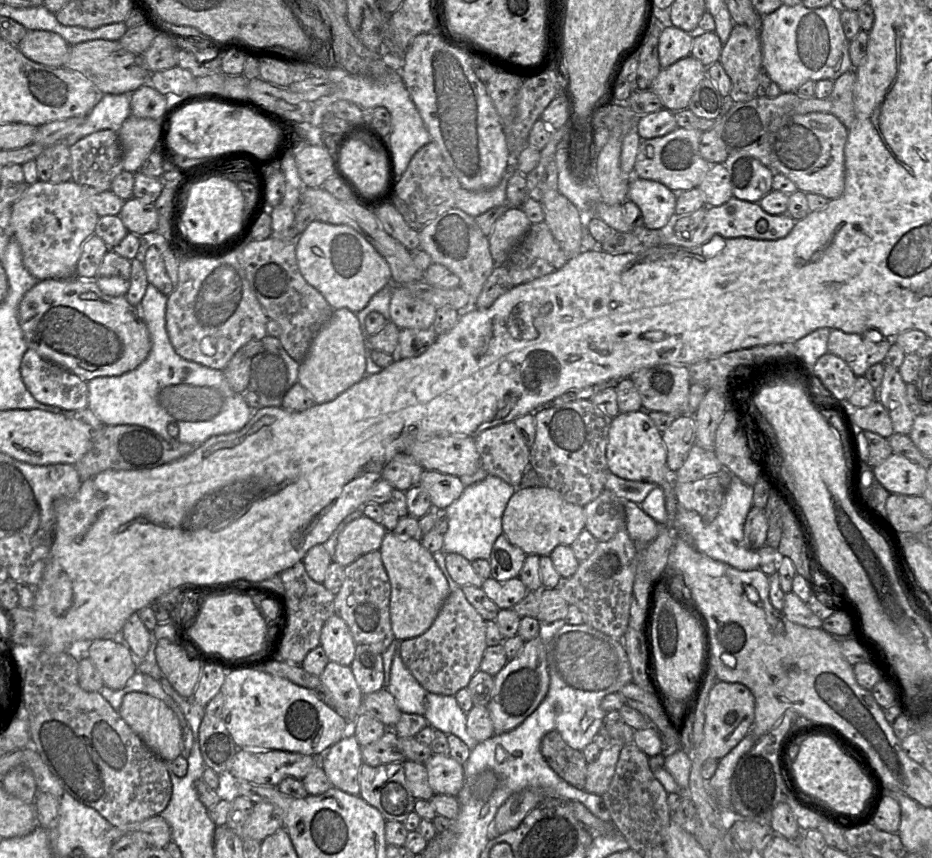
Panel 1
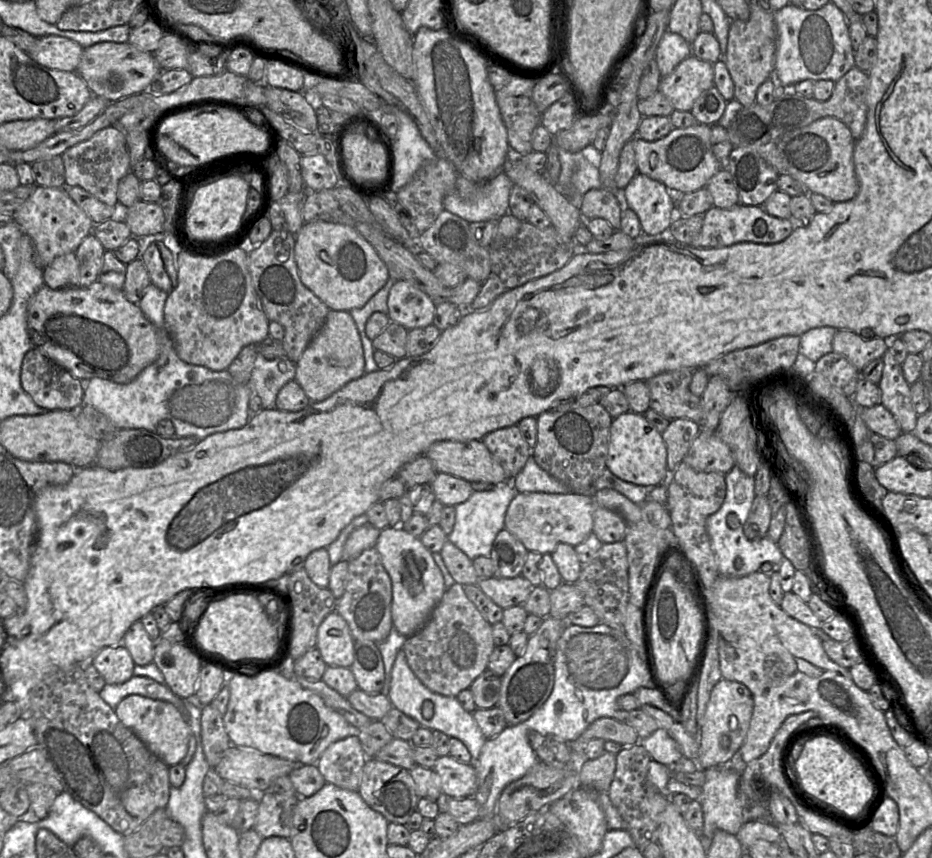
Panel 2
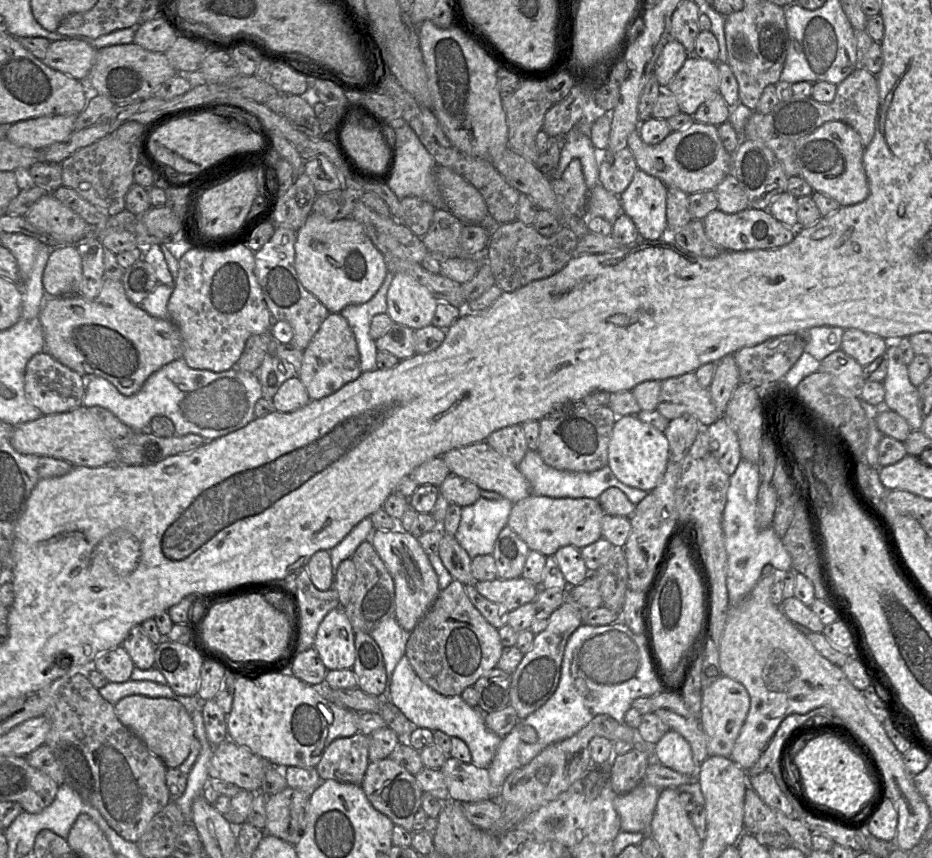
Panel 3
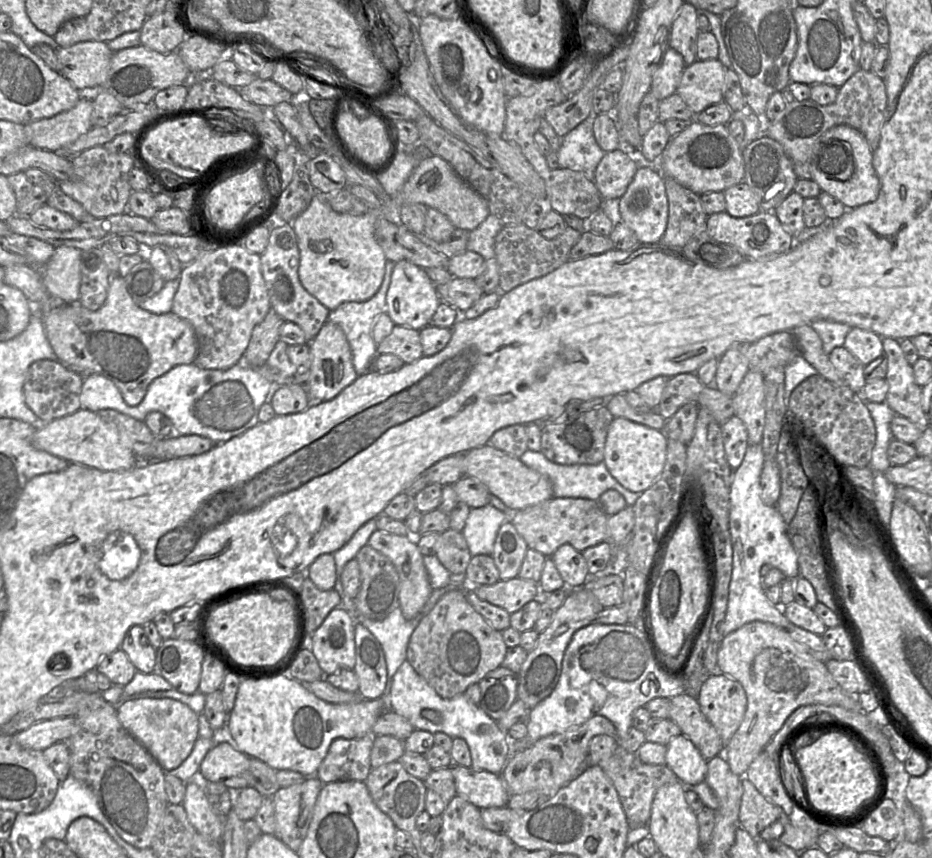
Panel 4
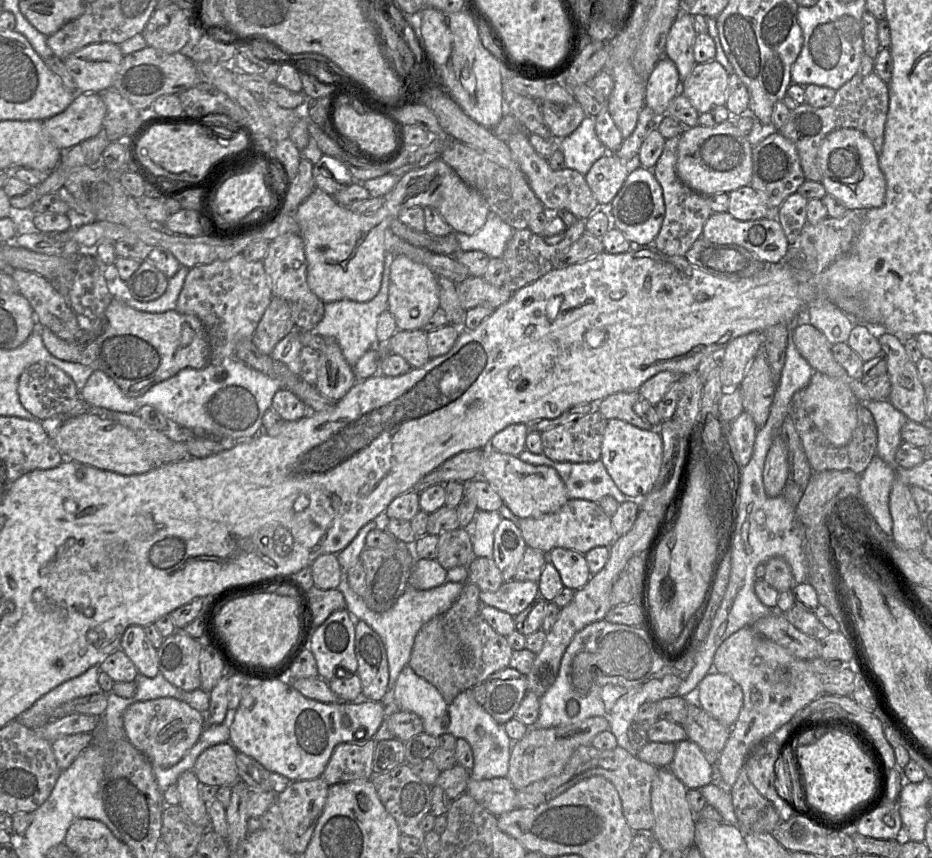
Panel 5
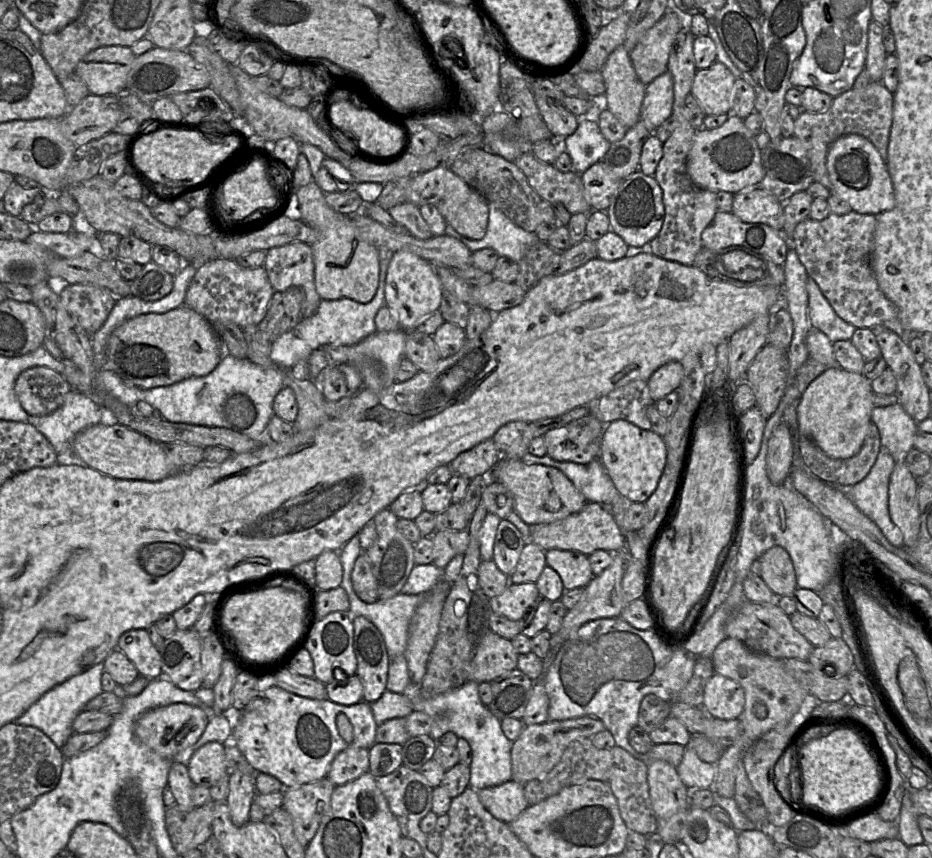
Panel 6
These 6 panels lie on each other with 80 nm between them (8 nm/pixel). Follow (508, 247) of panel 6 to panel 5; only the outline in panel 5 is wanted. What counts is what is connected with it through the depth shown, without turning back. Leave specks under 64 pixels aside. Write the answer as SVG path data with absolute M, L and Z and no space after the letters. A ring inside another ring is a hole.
M490 211L486 223L476 233L472 235L459 231L453 231L453 233L459 242L460 251L480 250L491 258L502 258L514 231L515 229L496 212Z

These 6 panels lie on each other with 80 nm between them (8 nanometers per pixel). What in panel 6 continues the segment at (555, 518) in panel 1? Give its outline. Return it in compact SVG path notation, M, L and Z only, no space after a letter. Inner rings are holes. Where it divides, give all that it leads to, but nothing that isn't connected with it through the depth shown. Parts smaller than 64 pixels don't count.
M586 502L579 512L565 519L548 524L530 525L530 541L544 551L550 549L579 551L586 556L596 550L618 553L625 549L624 533L618 527L613 515L596 502Z

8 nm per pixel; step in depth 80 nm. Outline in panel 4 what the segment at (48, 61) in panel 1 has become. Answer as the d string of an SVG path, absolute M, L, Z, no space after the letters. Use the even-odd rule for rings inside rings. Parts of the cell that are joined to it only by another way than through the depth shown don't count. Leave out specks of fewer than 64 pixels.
M83 41L68 47L55 48L61 74L77 90L102 86L113 52L103 41Z

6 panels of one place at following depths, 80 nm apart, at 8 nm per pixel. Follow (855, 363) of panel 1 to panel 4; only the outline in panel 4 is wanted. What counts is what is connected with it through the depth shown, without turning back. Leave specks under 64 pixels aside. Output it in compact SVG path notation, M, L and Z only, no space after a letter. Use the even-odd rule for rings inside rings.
M852 327L847 333L843 345L864 365L884 353L882 337L873 331Z

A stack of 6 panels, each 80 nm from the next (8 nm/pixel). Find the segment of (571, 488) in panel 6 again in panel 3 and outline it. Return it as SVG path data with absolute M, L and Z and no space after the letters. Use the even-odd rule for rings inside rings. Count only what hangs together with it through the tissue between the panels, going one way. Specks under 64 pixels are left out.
M485 441L452 449L444 453L441 458L449 468L450 474L473 482L481 490L497 492L512 503L518 502L532 493L529 482L522 475L518 466L491 448Z

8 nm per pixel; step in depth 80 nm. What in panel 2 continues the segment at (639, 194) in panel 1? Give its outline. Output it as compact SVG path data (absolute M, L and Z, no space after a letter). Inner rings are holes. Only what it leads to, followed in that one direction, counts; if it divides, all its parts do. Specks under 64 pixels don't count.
M636 173L622 192L618 192L624 207L632 209L638 216L644 236L654 236L667 230L676 216L677 196L662 182L645 174Z

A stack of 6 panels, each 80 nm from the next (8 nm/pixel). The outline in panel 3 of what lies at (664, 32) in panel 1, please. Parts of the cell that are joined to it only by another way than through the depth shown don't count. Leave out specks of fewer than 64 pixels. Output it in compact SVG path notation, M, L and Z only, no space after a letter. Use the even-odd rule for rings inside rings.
M670 38L663 47L654 69L654 75L662 89L666 88L688 57L685 47Z

